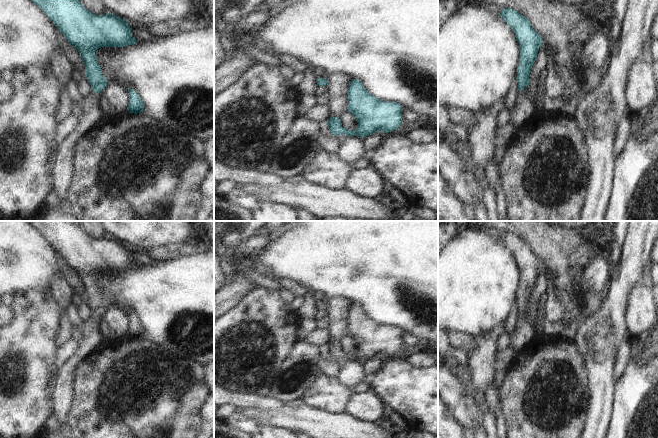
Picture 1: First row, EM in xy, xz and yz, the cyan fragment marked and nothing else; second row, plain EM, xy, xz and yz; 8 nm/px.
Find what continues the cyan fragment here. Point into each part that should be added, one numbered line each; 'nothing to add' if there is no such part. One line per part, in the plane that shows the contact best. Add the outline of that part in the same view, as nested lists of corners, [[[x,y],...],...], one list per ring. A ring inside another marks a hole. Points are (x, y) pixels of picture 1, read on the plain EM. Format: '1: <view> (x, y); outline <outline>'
1: xy (62, 389); outline [[[92,315],[84,322],[82,337],[78,340],[76,351],[59,367],[52,385],[52,414],[60,425],[66,421],[70,403],[74,398],[73,381],[76,366],[92,354],[102,344],[102,340],[99,319]]]

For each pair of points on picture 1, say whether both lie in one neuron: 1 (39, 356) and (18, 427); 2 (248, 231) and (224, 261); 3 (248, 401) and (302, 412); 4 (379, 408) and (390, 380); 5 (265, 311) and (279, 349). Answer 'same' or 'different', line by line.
1: same
2: same
3: different
4: different
5: same

